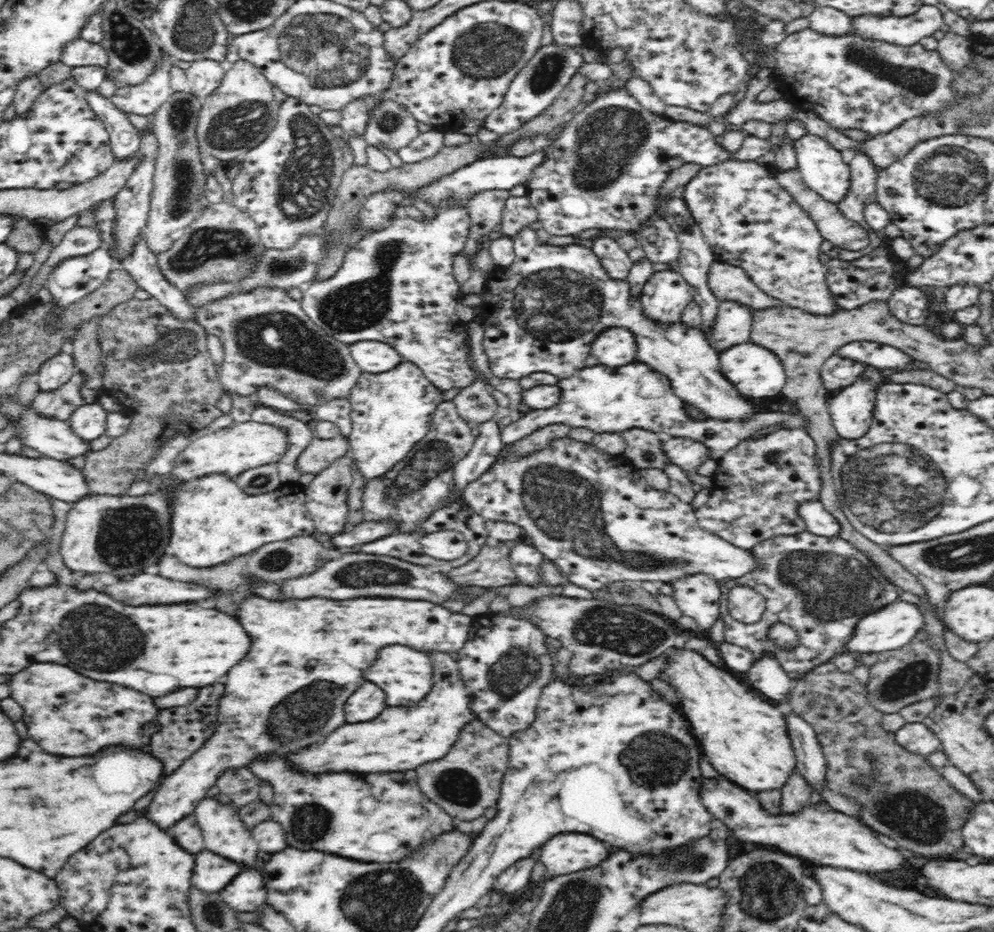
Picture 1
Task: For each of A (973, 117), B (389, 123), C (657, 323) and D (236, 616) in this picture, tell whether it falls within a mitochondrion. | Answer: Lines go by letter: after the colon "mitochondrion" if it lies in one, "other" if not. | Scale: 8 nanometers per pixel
A: mitochondrion
B: mitochondrion
C: other
D: other

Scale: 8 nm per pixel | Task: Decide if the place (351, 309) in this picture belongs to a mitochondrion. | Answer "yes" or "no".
yes

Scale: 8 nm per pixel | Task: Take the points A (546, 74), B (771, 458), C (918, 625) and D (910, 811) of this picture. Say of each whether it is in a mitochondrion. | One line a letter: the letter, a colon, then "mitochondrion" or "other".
A: mitochondrion
B: other
C: other
D: mitochondrion

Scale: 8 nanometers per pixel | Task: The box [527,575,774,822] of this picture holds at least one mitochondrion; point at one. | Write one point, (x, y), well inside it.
(628, 633)

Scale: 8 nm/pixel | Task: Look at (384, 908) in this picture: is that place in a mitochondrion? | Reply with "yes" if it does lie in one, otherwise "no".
yes

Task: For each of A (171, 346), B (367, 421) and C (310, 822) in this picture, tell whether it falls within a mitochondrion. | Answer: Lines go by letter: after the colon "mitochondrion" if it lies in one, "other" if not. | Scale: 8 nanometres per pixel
A: mitochondrion
B: other
C: mitochondrion

